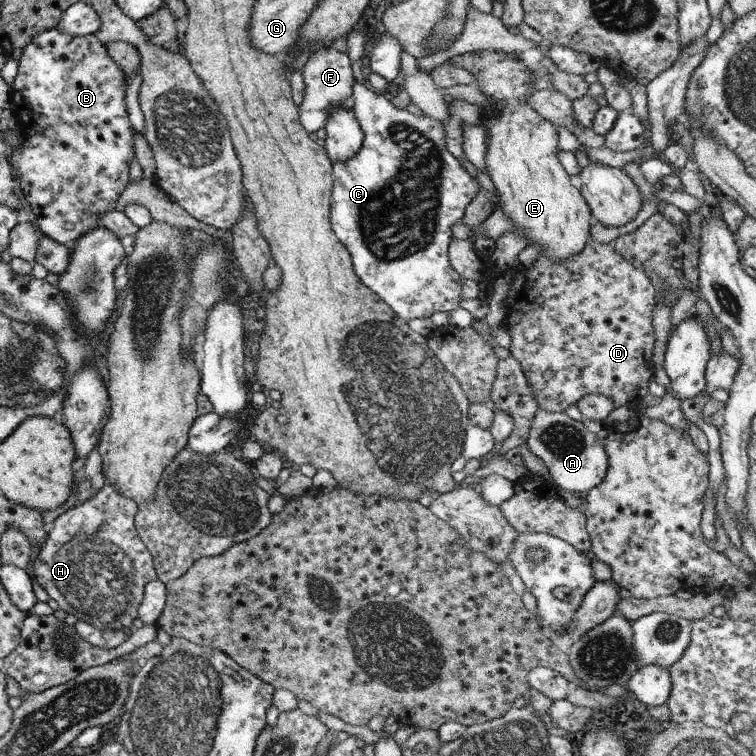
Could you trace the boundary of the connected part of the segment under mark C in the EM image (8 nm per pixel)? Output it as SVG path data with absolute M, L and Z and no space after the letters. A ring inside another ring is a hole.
M357 81L352 86L352 97L352 108L354 109L354 116L356 116L356 120L358 120L358 124L360 124L362 129L363 142L360 150L350 160L332 164L334 182L330 214L333 231L336 233L338 240L348 249L352 257L354 272L364 283L364 286L368 287L370 291L375 292L400 318L409 321L414 318L428 318L434 312L450 313L459 307L464 280L448 262L448 250L453 239L452 227L462 220L466 206L477 196L481 186L477 178L470 176L470 172L460 164L460 161L448 152L443 122L427 115L417 116L408 110L397 108L392 104L392 100L389 99L388 95L379 95L377 91L372 92L364 84L359 84Z

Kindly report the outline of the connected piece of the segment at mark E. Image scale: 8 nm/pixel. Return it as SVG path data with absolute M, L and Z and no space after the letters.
M478 50L477 52L468 52L465 54L460 54L458 56L454 56L454 58L450 58L450 62L457 68L462 68L472 74L475 78L475 85L477 85L477 89L480 90L486 97L492 97L496 102L502 102L504 104L504 108L498 110L497 108L489 111L488 114L484 117L484 122L482 122L482 126L488 130L488 150L486 150L486 170L487 174L489 174L496 190L498 196L500 196L500 202L502 202L502 212L508 216L508 218L512 218L512 222L514 222L515 232L518 234L522 234L522 236L526 236L528 238L528 245L536 244L536 246L540 246L540 255L548 256L550 260L556 260L556 262L564 262L564 260L568 260L568 258L572 258L572 256L576 256L576 254L580 254L584 247L586 246L586 242L588 242L588 238L590 236L590 226L594 221L594 218L590 212L590 208L588 204L586 204L586 200L582 196L580 190L572 185L570 182L570 176L568 172L562 167L560 160L558 160L558 132L556 129L556 125L551 123L549 120L543 117L541 112L534 110L534 108L530 108L528 104L526 104L526 100L536 92L534 88L532 88L532 76L536 74L535 71L529 69L520 58L519 54L516 52L497 52L497 51L486 51L486 50Z

